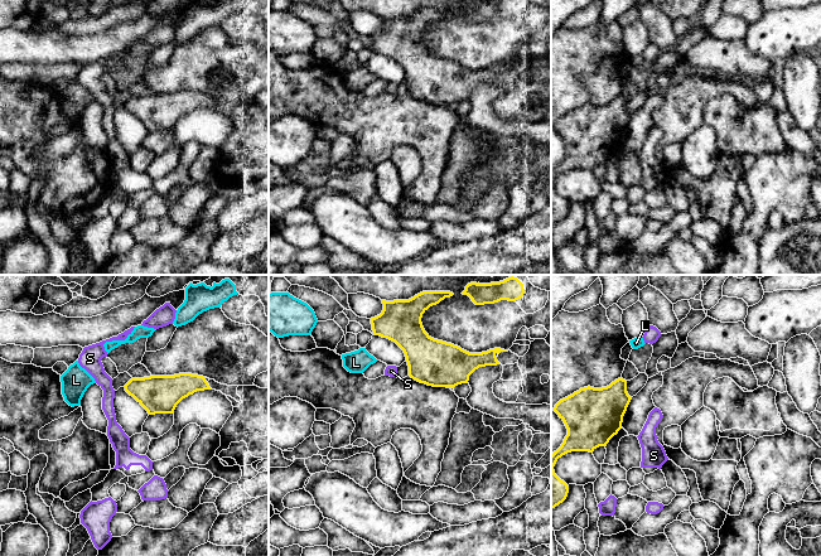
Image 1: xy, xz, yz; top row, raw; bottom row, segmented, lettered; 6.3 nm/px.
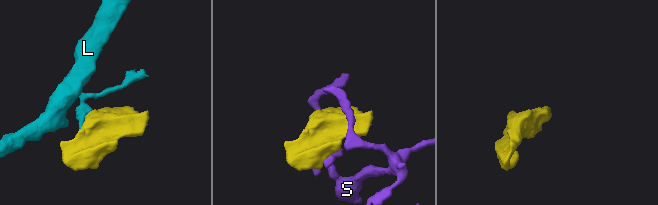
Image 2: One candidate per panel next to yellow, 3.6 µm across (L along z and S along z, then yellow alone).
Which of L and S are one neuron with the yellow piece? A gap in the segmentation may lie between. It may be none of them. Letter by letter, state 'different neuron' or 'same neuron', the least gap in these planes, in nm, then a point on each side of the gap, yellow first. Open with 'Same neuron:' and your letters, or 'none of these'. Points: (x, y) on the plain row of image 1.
Same neuron: none of these
L: different neuron; gap 110 nm; span xz (375, 52), (365, 66)
S: different neuron; gap 70 nm; span xy (124, 104), (114, 107)

